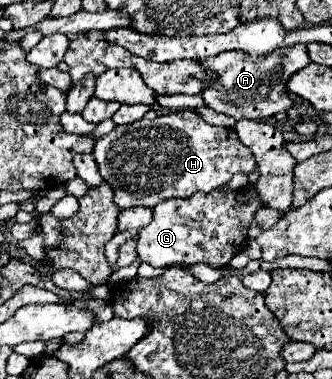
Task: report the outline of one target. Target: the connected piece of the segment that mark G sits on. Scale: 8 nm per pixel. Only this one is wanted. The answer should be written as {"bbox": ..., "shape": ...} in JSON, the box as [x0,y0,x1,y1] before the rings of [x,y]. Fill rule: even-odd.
{"bbox":[136,189,260,267],"shape":[[[216,189],[208,195],[196,193],[188,199],[168,199],[154,207],[152,223],[140,229],[136,247],[138,257],[152,267],[190,267],[196,263],[222,267],[232,259],[232,255],[242,251],[248,237],[248,227],[258,207],[260,199],[252,197],[248,189],[238,189],[234,193]]]}

